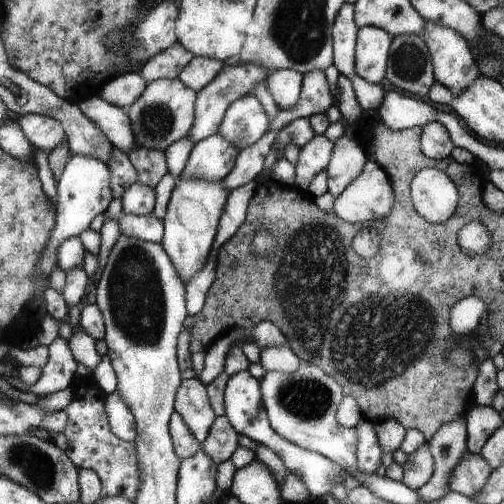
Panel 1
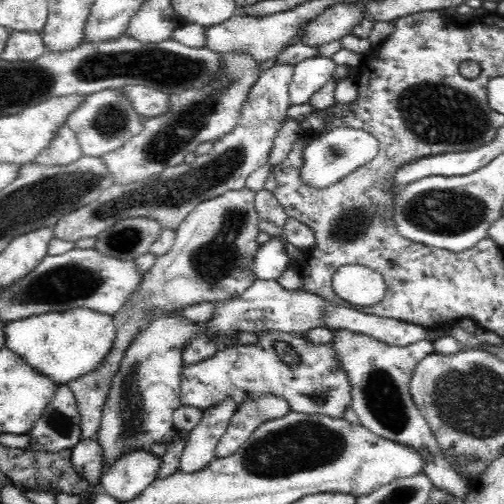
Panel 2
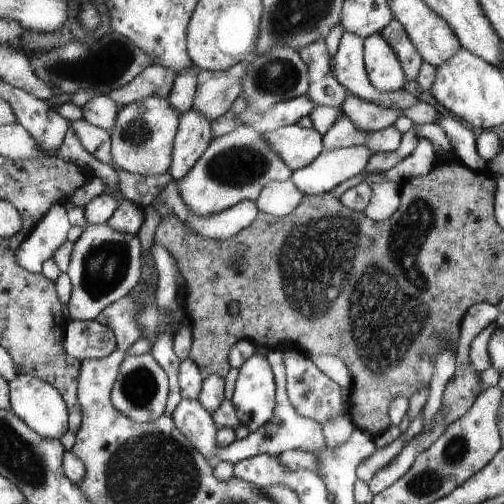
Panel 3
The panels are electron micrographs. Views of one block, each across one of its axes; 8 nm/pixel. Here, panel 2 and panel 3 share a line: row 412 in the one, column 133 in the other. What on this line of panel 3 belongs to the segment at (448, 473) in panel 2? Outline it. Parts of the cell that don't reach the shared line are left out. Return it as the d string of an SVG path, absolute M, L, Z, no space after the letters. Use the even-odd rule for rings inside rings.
M141 354L141 356L129 356L119 366L119 376L115 380L115 386L111 388L111 404L131 418L133 422L147 424L165 414L165 404L169 396L169 378L165 370L159 366L159 362L153 358L153 354Z

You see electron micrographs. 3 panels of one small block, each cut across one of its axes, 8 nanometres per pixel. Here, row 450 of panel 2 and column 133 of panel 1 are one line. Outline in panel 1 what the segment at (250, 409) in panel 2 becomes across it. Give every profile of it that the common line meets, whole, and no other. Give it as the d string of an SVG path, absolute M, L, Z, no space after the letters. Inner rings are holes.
M121 214L119 216L119 234L159 244L163 238L163 220L153 214L145 214L145 216Z

